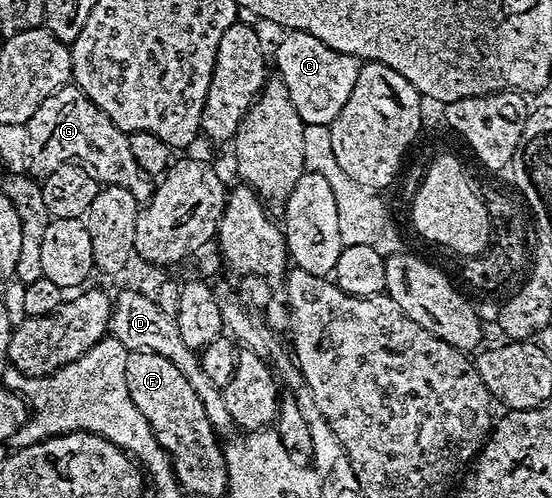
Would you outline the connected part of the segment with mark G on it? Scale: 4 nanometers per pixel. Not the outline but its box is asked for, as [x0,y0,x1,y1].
[27,83,155,204]

